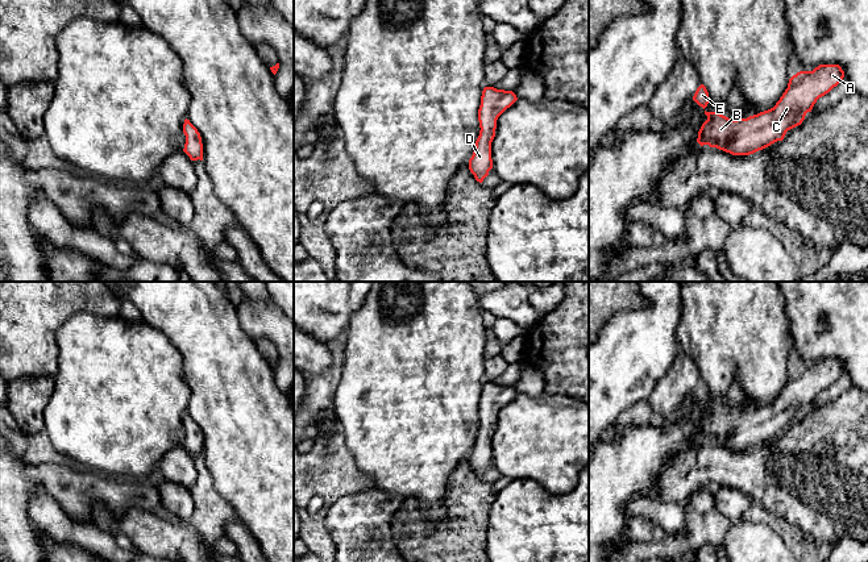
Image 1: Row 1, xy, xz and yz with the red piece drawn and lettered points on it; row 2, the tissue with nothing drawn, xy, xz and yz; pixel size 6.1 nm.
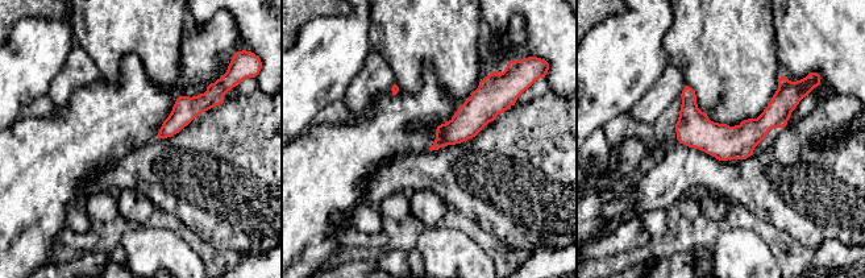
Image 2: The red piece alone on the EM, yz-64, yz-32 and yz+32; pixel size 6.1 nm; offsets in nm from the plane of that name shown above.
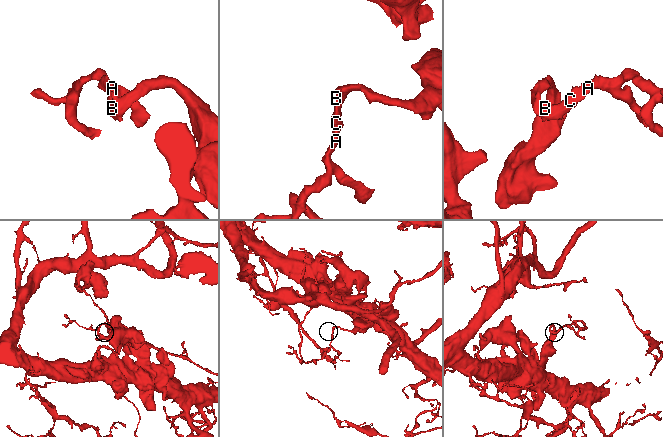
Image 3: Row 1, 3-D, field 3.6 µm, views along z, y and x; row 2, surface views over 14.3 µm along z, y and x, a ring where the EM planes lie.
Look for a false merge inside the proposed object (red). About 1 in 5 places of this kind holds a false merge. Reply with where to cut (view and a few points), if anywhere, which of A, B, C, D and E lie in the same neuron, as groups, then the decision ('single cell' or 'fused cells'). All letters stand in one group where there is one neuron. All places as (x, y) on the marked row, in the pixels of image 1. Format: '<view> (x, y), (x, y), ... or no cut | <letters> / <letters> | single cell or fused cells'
no cut | A B C D E | single cell

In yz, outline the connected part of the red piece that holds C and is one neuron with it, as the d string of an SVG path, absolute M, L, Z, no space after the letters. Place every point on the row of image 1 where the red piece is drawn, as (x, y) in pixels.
M819 64L813 71L800 71L789 79L788 88L768 111L747 118L728 118L718 112L706 112L707 120L702 124L697 142L717 147L732 155L749 155L777 141L782 141L786 132L801 125L807 112L811 112L817 100L828 93L844 78L839 64Z

